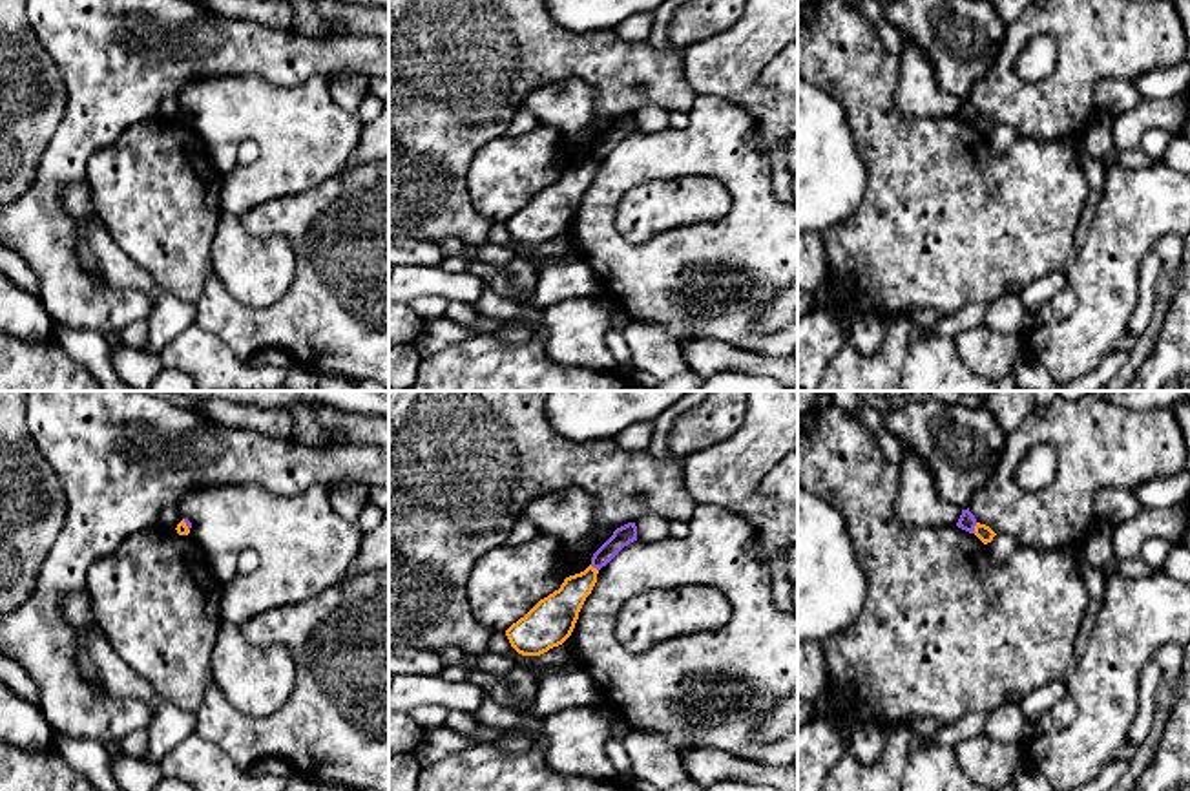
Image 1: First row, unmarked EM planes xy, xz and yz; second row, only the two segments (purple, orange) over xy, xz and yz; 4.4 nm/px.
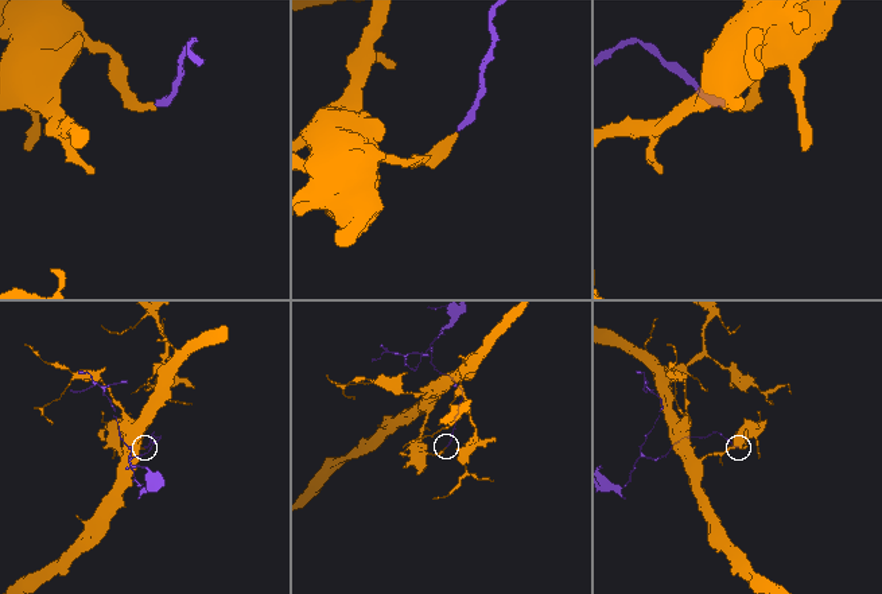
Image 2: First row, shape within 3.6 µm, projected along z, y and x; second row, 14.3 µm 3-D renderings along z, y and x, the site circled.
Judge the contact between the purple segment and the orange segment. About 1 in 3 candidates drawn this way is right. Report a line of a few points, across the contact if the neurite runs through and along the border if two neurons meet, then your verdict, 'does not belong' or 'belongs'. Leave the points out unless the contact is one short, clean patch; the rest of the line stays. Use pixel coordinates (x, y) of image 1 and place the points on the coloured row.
yz (977, 523), (973, 532) | does not belong

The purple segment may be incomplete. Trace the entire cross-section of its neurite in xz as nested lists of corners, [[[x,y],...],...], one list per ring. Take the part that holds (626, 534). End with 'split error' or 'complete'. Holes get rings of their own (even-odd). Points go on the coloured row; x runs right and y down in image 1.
[[[628,522],[613,532],[613,535],[593,554],[591,566],[600,570],[606,566],[624,546],[637,541],[635,522]]]; complete

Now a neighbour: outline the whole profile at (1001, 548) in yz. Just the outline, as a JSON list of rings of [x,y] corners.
[[[998,533],[986,544],[995,564],[1004,564],[1022,546],[1015,537]]]

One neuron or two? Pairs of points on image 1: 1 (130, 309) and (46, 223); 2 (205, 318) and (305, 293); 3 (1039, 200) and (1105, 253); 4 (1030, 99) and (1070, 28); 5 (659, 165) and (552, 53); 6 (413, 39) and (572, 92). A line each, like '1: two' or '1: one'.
1: one
2: one
3: two
4: one
5: two
6: two

